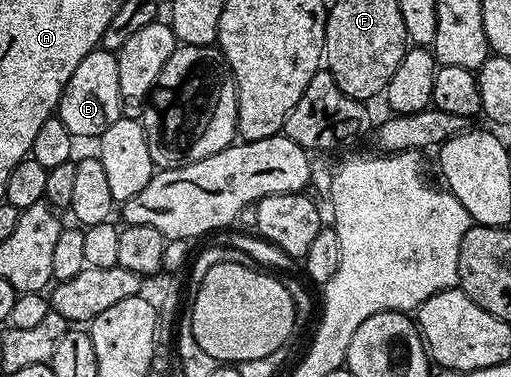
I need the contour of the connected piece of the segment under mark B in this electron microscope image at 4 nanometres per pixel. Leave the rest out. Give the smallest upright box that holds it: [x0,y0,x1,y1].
[57,49,125,140]

